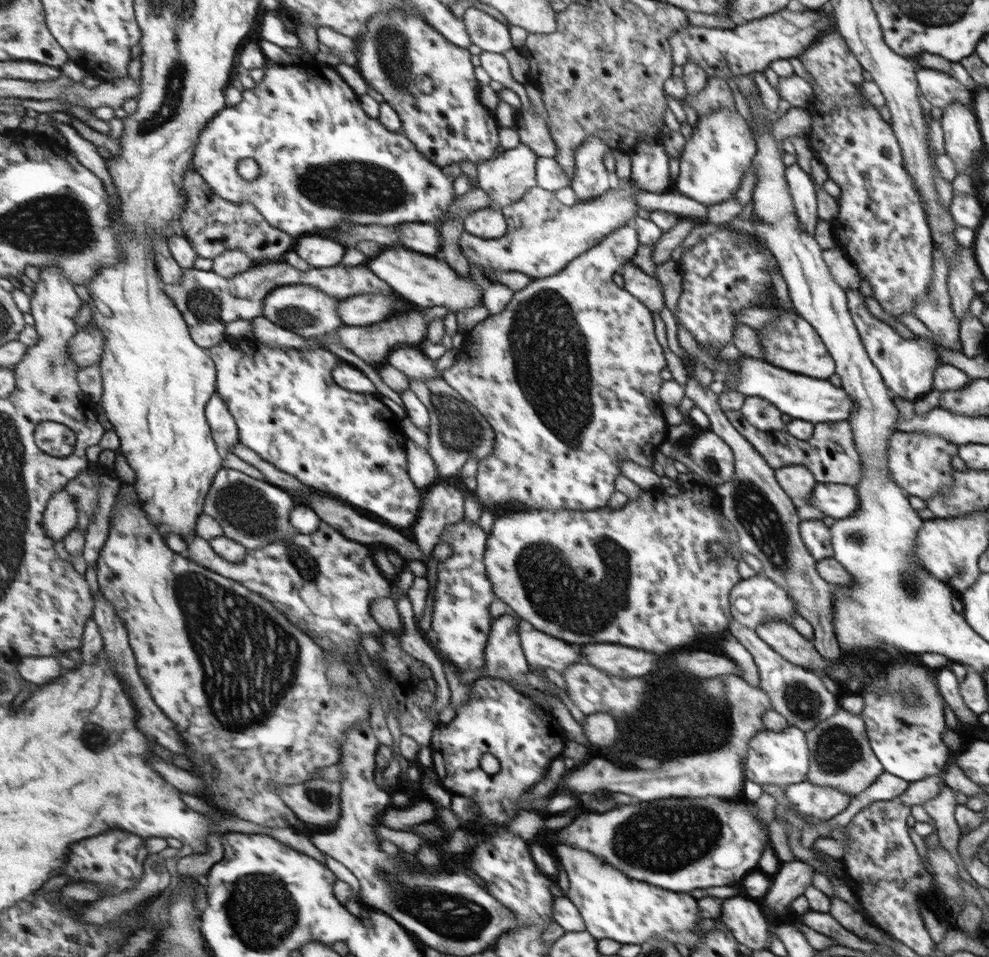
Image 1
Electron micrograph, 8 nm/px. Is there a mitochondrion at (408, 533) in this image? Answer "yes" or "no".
no

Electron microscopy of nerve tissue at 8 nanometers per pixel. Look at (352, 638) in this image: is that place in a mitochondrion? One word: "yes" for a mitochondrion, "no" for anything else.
no

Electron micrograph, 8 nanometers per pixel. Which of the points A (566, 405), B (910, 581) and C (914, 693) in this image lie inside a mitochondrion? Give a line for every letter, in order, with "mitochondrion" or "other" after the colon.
A: mitochondrion
B: mitochondrion
C: mitochondrion

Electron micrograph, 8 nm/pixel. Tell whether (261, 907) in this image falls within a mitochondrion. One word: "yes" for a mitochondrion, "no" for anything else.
yes

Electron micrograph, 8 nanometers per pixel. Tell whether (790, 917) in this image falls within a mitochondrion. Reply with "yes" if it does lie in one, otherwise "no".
no

